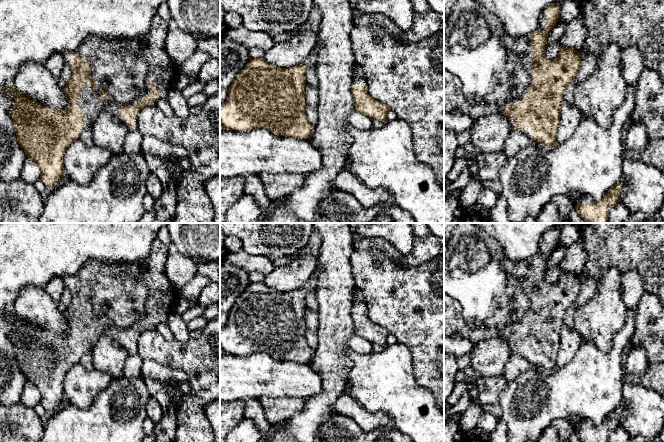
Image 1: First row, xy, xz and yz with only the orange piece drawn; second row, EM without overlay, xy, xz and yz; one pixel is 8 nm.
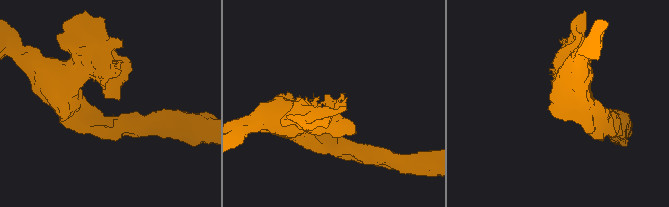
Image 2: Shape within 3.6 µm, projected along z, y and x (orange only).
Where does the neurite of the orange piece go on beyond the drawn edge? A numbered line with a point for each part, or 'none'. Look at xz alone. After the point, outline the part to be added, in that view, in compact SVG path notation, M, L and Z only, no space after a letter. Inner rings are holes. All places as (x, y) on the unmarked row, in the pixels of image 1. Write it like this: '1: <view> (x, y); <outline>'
1: xz (358, 305); M356 301L353 302L352 310L366 310L367 311L367 305L365 302Z

